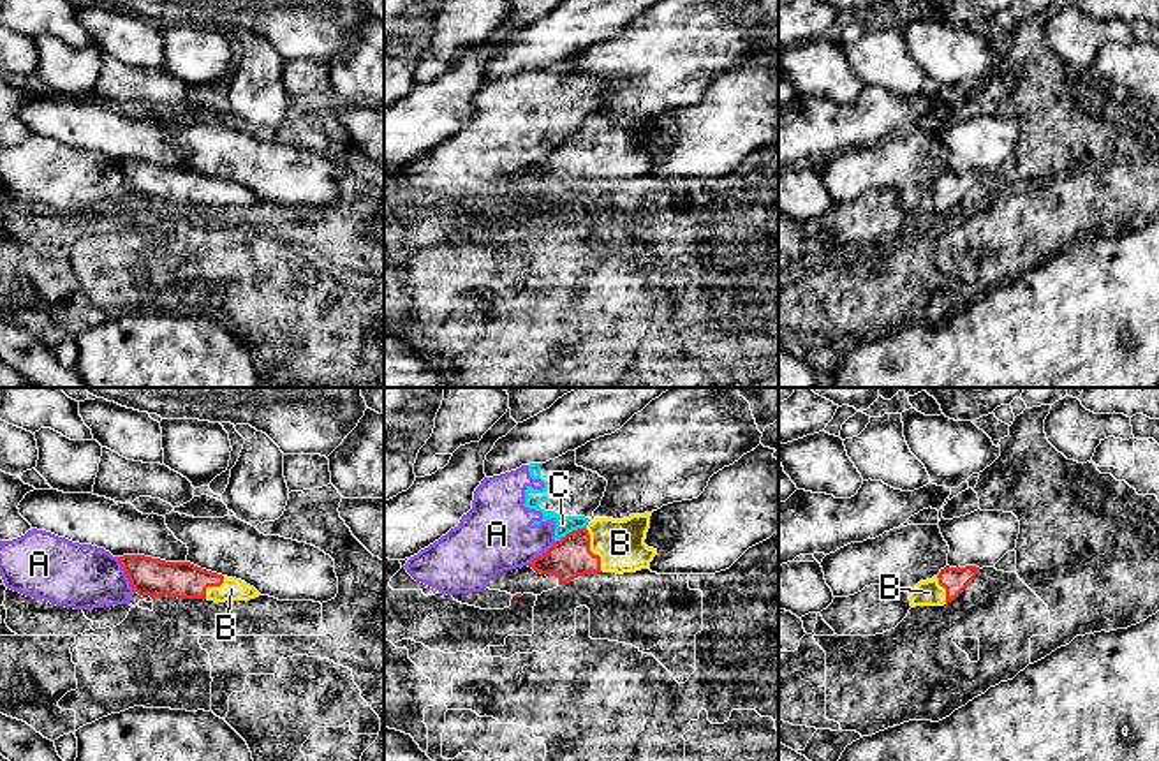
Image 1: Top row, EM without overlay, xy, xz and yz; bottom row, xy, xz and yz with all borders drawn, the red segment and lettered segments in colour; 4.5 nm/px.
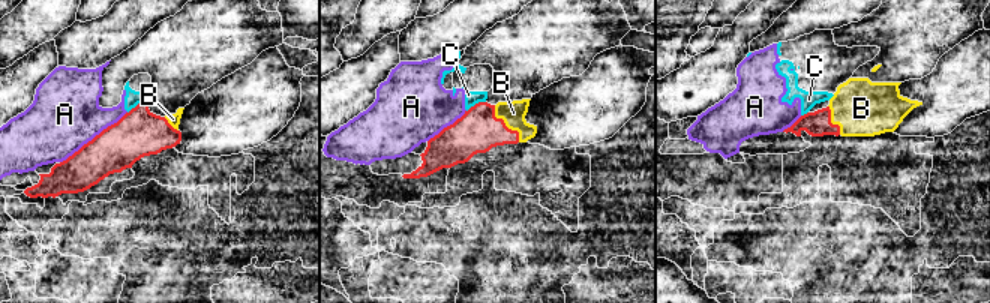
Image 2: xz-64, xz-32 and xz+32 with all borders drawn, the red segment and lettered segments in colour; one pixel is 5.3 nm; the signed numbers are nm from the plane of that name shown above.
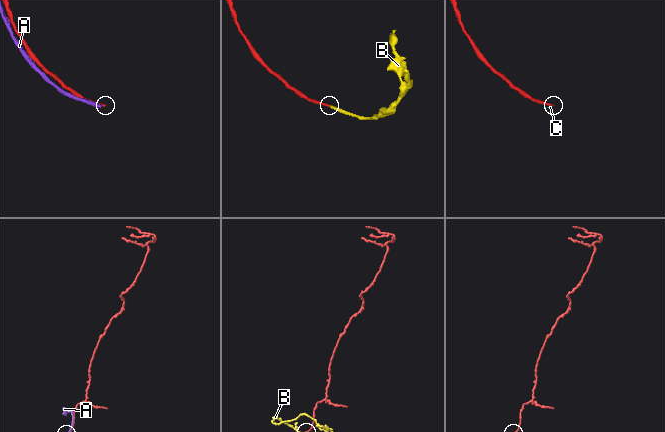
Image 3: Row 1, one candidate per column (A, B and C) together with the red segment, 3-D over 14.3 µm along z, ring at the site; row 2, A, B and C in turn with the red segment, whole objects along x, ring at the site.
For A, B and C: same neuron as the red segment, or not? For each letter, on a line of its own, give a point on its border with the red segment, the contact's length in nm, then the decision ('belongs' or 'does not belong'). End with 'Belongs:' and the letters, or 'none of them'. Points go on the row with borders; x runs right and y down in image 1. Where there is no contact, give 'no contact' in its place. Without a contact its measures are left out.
A: meets red in xy at (125, 573); contact 180 nm long; does not belong
B: meets red in xz at (589, 550); contact 220 nm long; belongs
C: meets red in xz at (573, 531); contact 150 nm long; does not belong
Belongs: B

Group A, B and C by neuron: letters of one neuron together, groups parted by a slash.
A C / B

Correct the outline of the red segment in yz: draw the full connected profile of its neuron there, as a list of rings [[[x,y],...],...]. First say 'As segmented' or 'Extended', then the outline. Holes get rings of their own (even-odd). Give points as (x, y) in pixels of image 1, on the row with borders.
Extended. [[[949,567],[941,569],[937,576],[919,581],[909,590],[911,606],[944,606],[955,601],[967,585],[976,578],[979,567]]]

